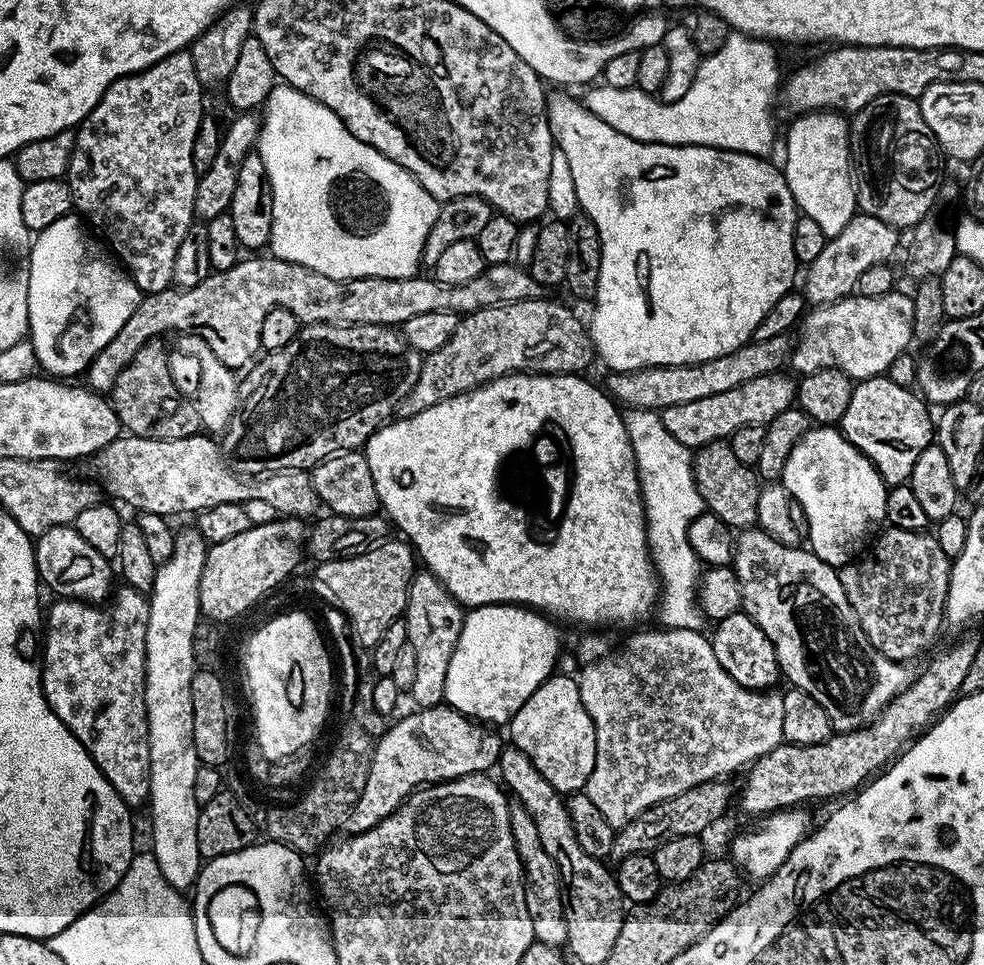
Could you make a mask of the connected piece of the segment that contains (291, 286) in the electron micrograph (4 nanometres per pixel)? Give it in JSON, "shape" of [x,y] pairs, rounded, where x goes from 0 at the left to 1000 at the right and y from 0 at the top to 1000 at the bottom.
{"shape":[[[268,263],[265,269],[245,268],[229,282],[215,282],[201,296],[192,298],[171,297],[164,303],[151,303],[142,312],[142,316],[128,330],[128,338],[116,346],[116,350],[104,364],[93,372],[93,376],[87,382],[88,401],[95,406],[103,408],[113,407],[120,388],[144,363],[149,352],[158,352],[166,349],[166,344],[183,344],[183,346],[195,345],[203,348],[213,359],[217,367],[232,381],[243,383],[244,380],[255,378],[261,372],[265,364],[264,347],[266,346],[266,334],[270,325],[279,319],[290,319],[299,325],[299,330],[310,336],[392,336],[395,338],[409,338],[413,330],[421,330],[421,325],[437,325],[437,321],[457,321],[464,325],[484,323],[487,319],[499,319],[501,315],[516,315],[520,311],[543,311],[550,306],[551,295],[544,290],[536,277],[523,272],[515,274],[502,274],[493,277],[492,282],[482,292],[474,292],[471,296],[453,296],[446,294],[438,285],[414,286],[408,290],[396,288],[360,288],[359,290],[340,290],[331,288],[331,284],[323,284],[314,278],[308,278],[302,274],[296,274],[290,269],[282,269],[275,263]]]}

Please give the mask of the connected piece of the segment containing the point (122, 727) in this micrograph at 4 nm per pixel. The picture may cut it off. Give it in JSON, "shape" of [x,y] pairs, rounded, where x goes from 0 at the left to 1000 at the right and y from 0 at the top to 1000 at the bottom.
{"shape":[[[122,607],[117,610],[116,617],[109,624],[101,626],[86,626],[84,622],[70,622],[68,620],[58,621],[58,626],[48,627],[47,650],[43,655],[43,699],[41,710],[45,712],[45,722],[53,739],[65,749],[83,769],[83,773],[91,781],[91,785],[100,794],[103,802],[110,807],[112,815],[125,827],[127,833],[137,835],[145,834],[150,828],[150,799],[152,798],[152,773],[150,772],[150,733],[146,722],[146,708],[148,707],[148,649],[152,640],[150,631],[151,619],[145,613],[136,611],[129,607]]]}

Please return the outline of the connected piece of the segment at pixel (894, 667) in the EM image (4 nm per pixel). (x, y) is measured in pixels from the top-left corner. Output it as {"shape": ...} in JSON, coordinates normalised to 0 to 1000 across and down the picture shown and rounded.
{"shape":[[[771,545],[757,547],[747,556],[747,573],[746,573],[746,590],[749,601],[752,604],[753,620],[755,622],[755,633],[764,639],[764,644],[773,651],[778,657],[778,661],[783,661],[783,665],[787,669],[787,674],[791,678],[791,686],[793,687],[793,695],[798,706],[806,713],[814,713],[819,719],[823,719],[823,723],[827,723],[827,727],[831,727],[831,732],[835,732],[835,736],[839,736],[839,740],[846,746],[847,755],[850,759],[871,759],[878,751],[883,750],[885,746],[890,745],[897,734],[904,728],[911,720],[922,713],[925,708],[925,699],[923,701],[924,689],[919,686],[912,686],[900,682],[882,666],[880,657],[876,653],[876,649],[872,645],[872,640],[868,636],[868,632],[864,628],[864,624],[860,620],[860,611],[856,611],[856,603],[854,602],[854,594],[847,585],[835,582],[835,578],[831,578],[820,567],[806,566],[796,564],[787,558],[783,558],[783,553],[778,553]]]}

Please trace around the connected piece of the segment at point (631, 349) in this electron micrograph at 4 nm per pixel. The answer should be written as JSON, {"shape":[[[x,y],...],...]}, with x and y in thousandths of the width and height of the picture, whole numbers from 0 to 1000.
{"shape":[[[562,99],[557,103],[557,125],[561,136],[561,148],[579,168],[579,180],[585,198],[585,210],[588,219],[608,234],[612,251],[612,272],[608,301],[604,308],[606,320],[600,332],[600,347],[605,368],[610,369],[623,385],[643,385],[649,381],[665,379],[689,379],[690,377],[708,377],[742,363],[750,363],[764,352],[764,344],[778,330],[783,317],[795,309],[795,305],[806,302],[805,289],[809,286],[811,275],[807,267],[807,230],[811,217],[803,201],[796,177],[779,165],[763,162],[757,158],[743,158],[737,153],[718,153],[708,149],[662,149],[640,143],[624,131],[612,126],[600,113],[593,111],[588,103],[581,99]]]}

